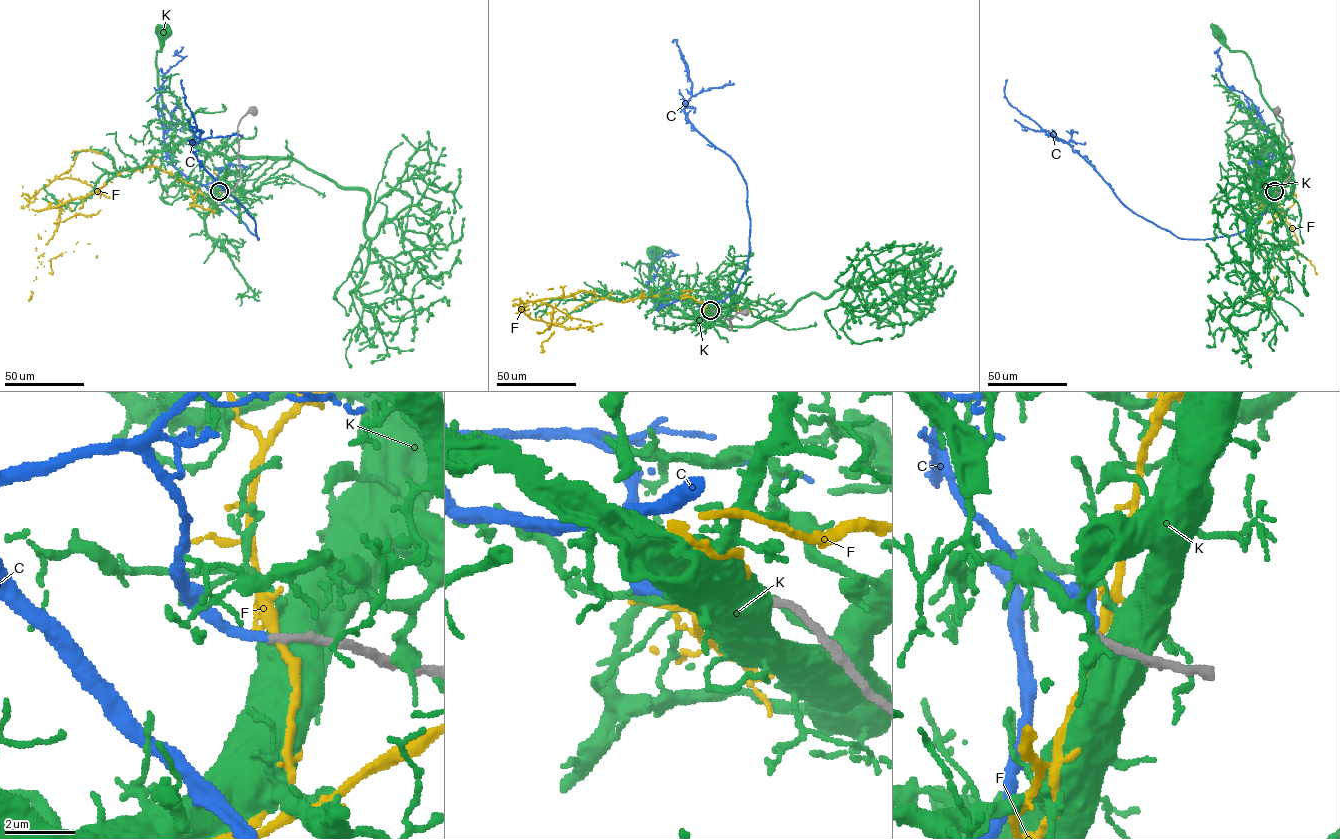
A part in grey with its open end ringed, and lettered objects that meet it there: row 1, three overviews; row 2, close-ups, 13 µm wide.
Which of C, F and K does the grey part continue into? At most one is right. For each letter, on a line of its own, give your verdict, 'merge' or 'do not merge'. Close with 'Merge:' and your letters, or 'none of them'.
C: merge
F: do not merge
K: do not merge
Merge: C

